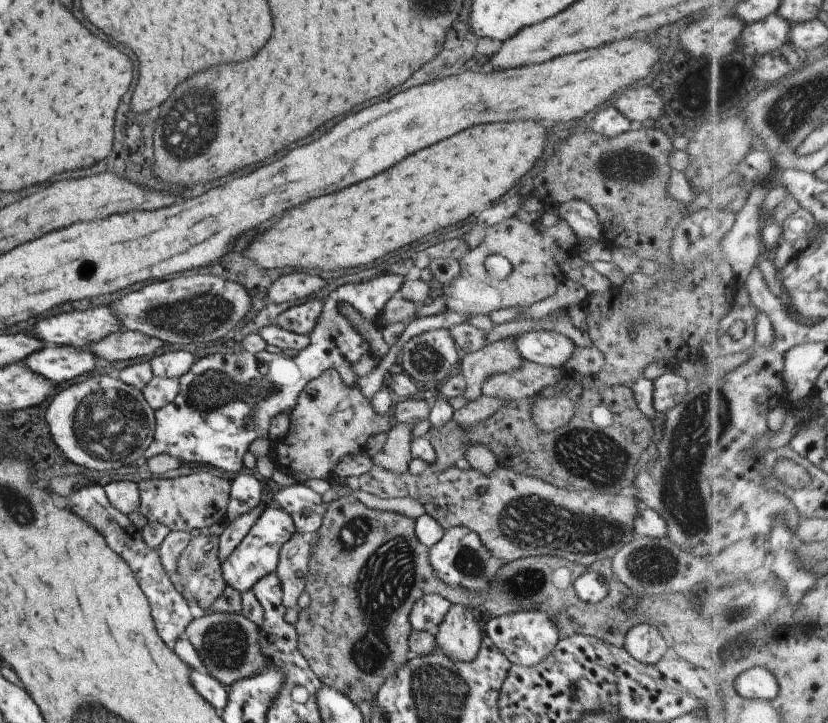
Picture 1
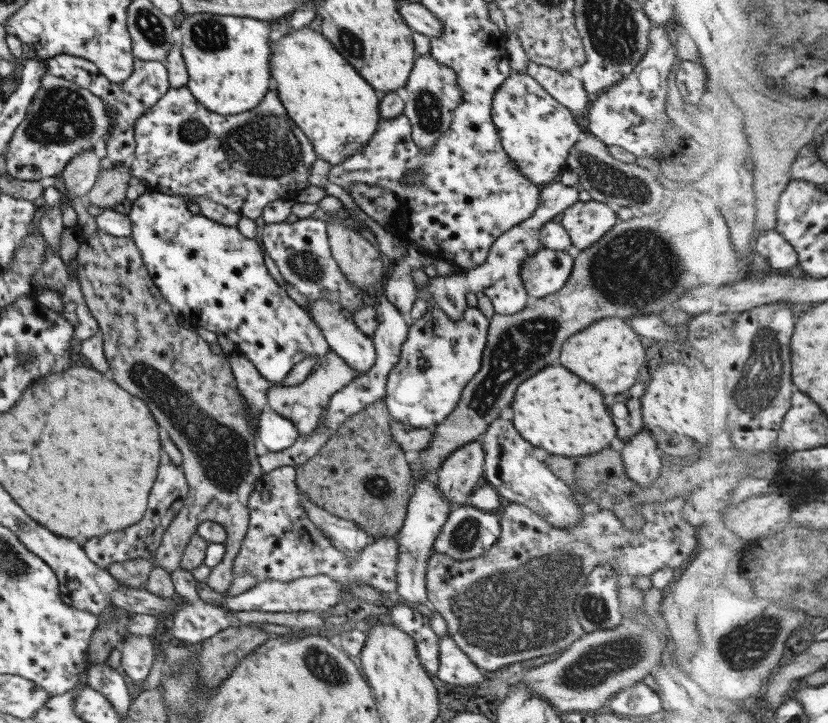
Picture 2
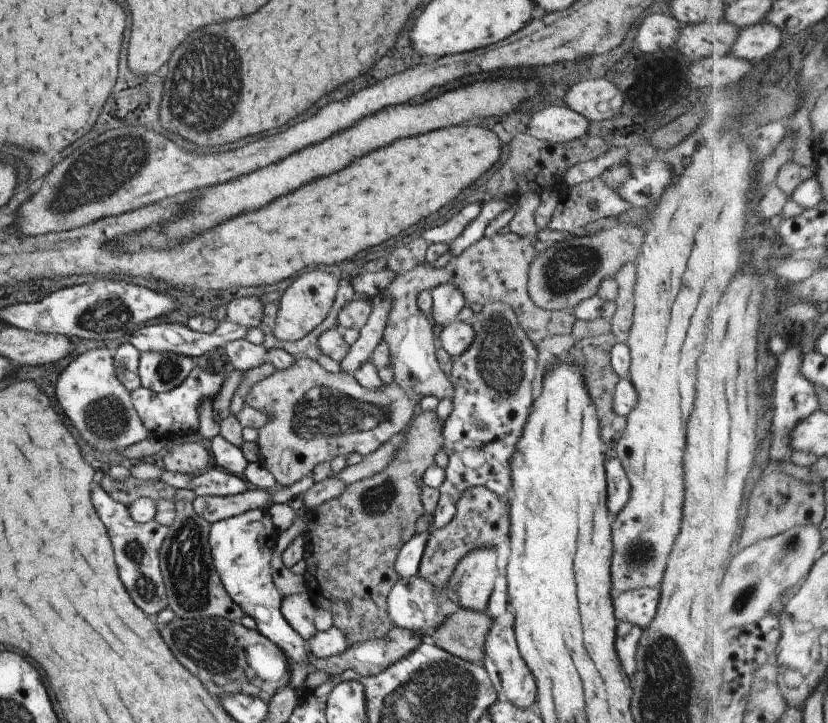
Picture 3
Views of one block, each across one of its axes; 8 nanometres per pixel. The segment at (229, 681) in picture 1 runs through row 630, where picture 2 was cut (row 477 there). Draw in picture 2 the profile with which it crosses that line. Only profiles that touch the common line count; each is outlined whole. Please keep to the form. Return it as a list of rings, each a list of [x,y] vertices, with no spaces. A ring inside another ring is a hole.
[[[106,234],[106,242],[100,238],[98,248],[84,248],[84,254],[77,256],[77,276],[90,313],[97,320],[102,332],[104,354],[112,380],[116,380],[118,386],[142,398],[146,406],[150,406],[156,422],[166,430],[166,434],[172,438],[184,459],[180,468],[188,483],[188,494],[179,513],[163,533],[161,546],[153,556],[155,564],[169,573],[174,572],[180,567],[183,550],[197,526],[204,521],[217,522],[227,532],[227,541],[224,542],[226,554],[222,562],[211,569],[205,583],[212,590],[224,595],[234,582],[233,560],[247,533],[248,501],[255,482],[263,473],[260,463],[256,462],[258,456],[254,447],[258,415],[255,417],[249,413],[247,402],[237,389],[228,355],[214,354],[209,342],[198,336],[197,332],[176,322],[177,314],[153,283],[140,251],[131,237],[114,238]]]

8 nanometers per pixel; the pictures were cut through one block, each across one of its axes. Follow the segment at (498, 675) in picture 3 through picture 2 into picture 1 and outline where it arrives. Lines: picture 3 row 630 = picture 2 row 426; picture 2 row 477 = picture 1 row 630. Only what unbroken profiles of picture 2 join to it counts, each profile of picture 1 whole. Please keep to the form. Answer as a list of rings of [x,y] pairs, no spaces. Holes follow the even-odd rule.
[[[540,610],[489,616],[485,618],[483,629],[484,634],[490,637],[494,646],[512,662],[512,665],[536,666],[556,648],[560,640],[556,620],[552,620],[548,612],[540,612]]]

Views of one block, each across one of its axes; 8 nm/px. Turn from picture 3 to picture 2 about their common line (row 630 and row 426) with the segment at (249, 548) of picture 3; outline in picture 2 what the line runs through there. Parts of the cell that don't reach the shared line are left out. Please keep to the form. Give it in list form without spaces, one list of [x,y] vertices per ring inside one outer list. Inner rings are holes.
[[[265,408],[258,414],[257,436],[270,453],[278,453],[292,446],[301,434],[298,427],[272,408]]]

